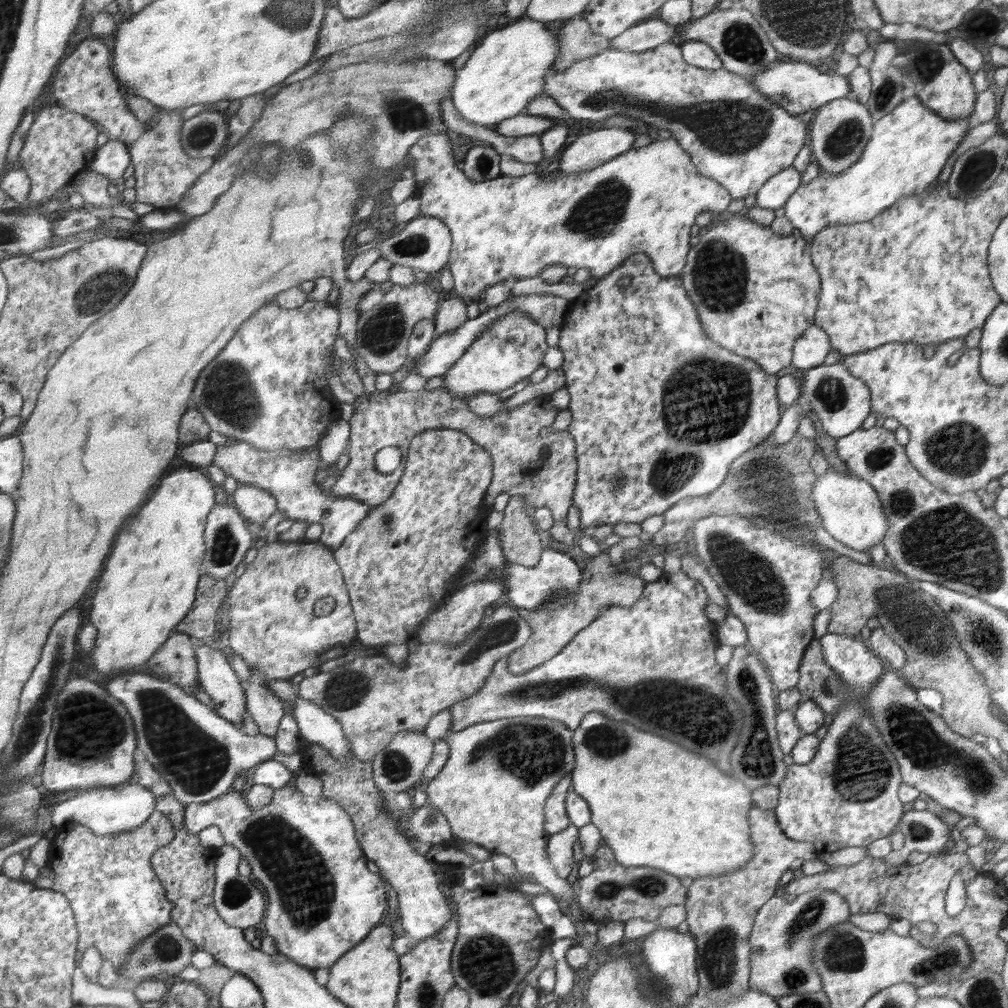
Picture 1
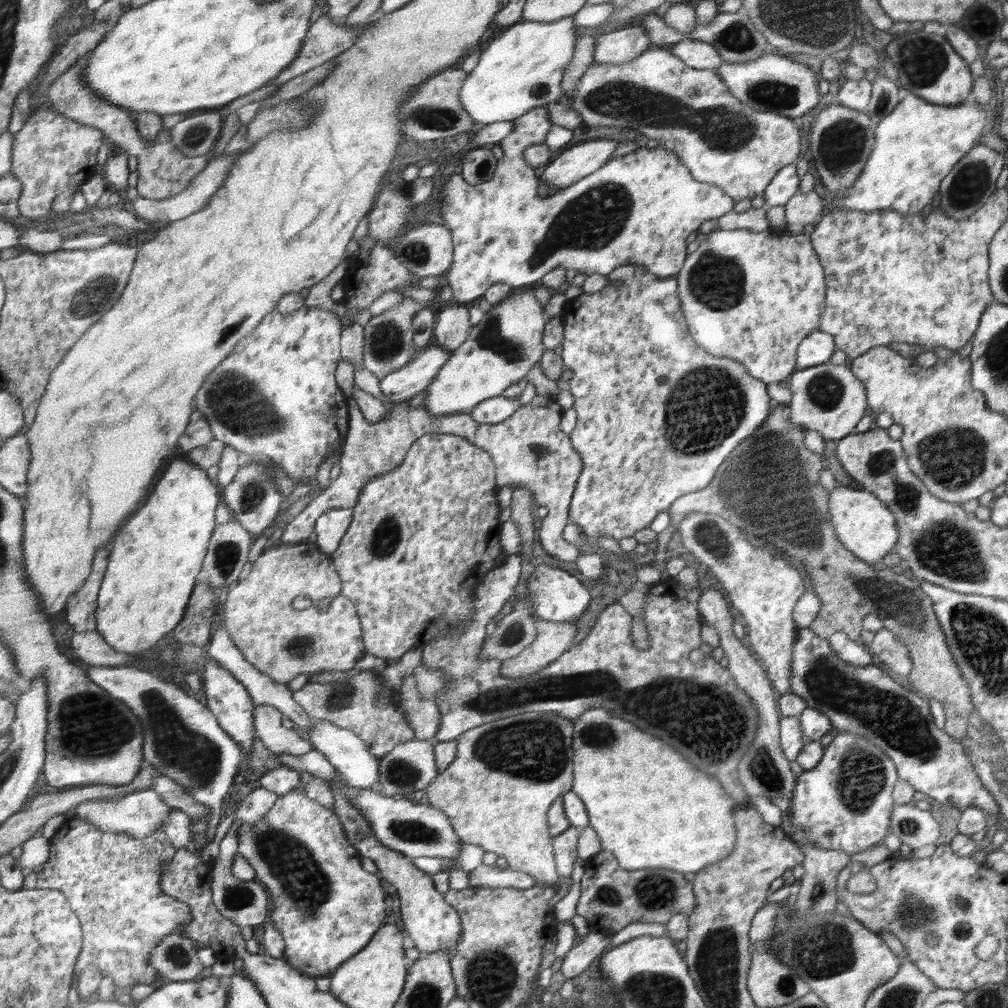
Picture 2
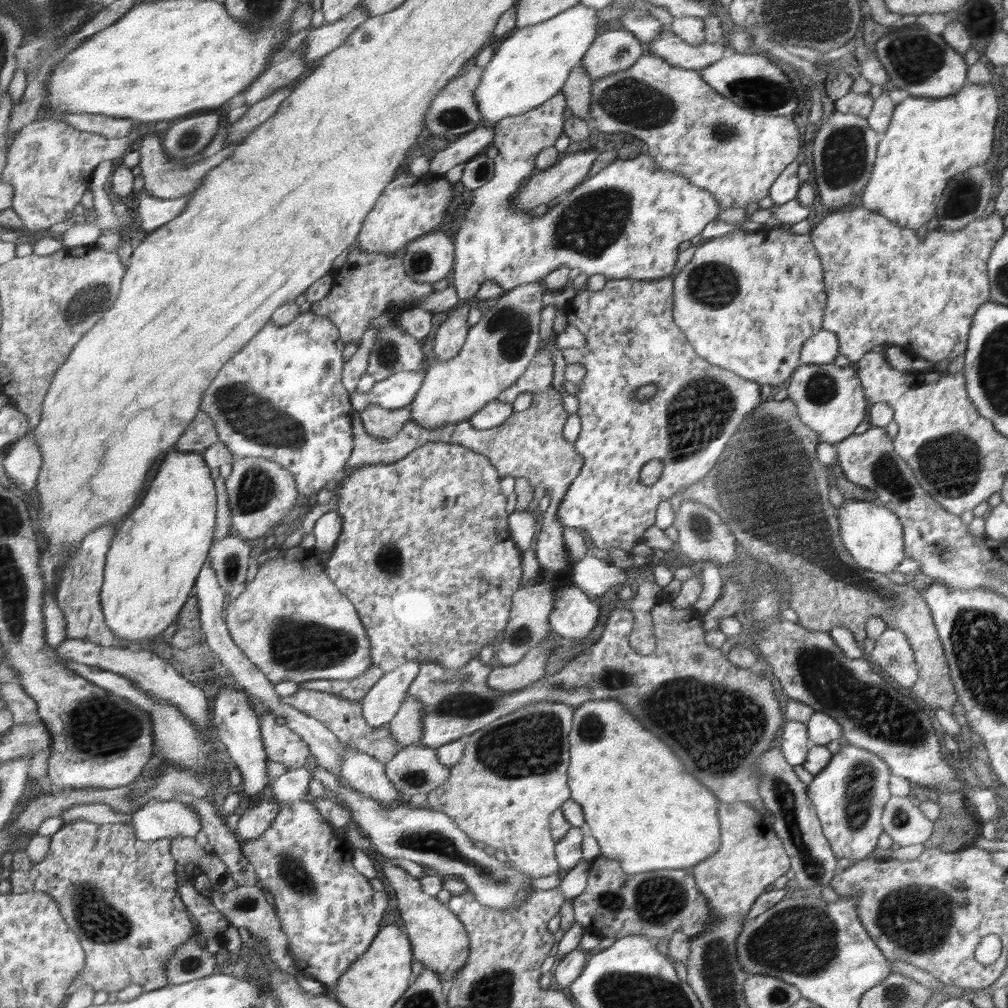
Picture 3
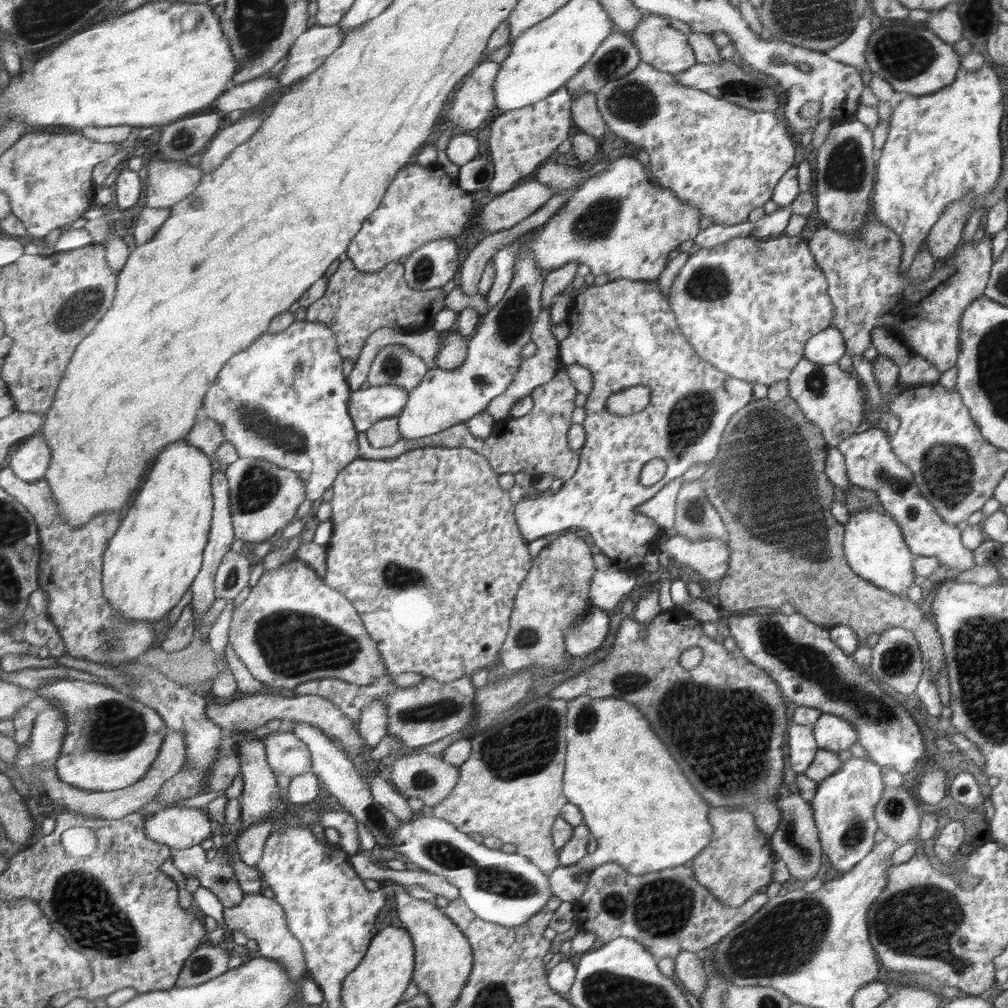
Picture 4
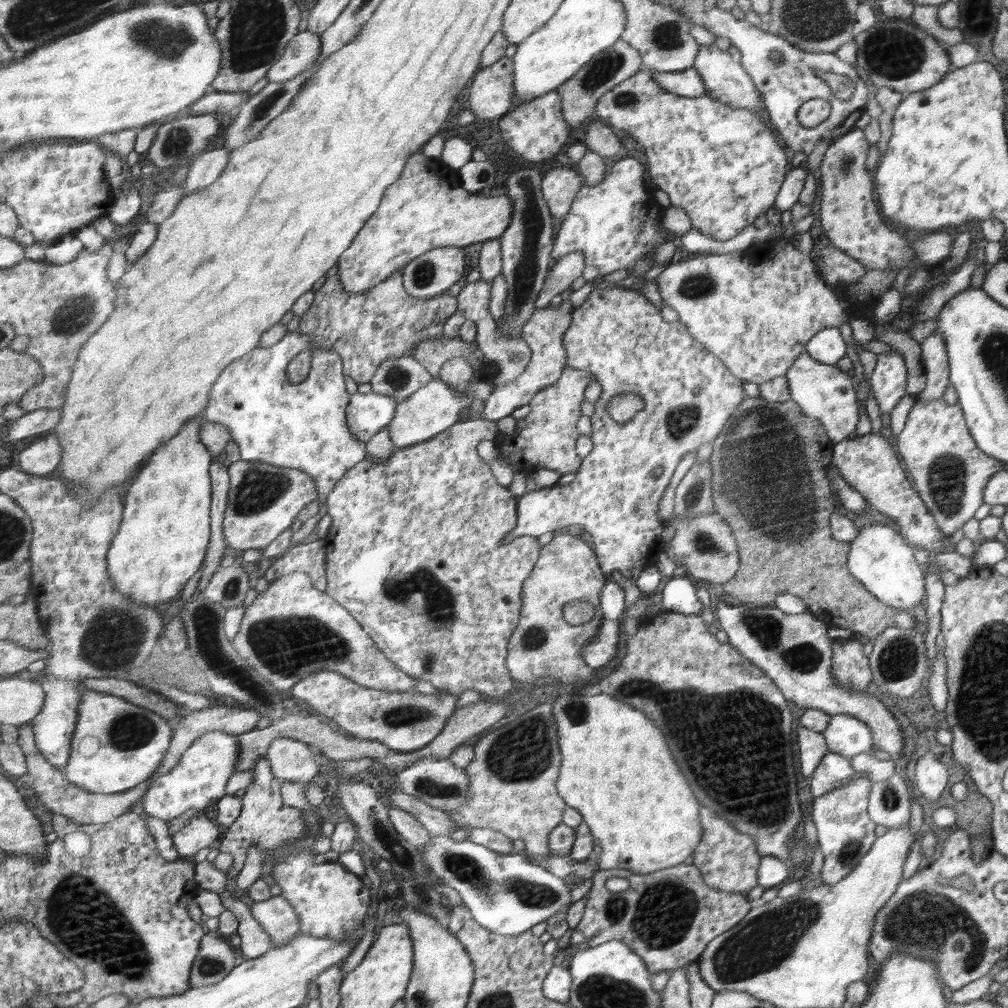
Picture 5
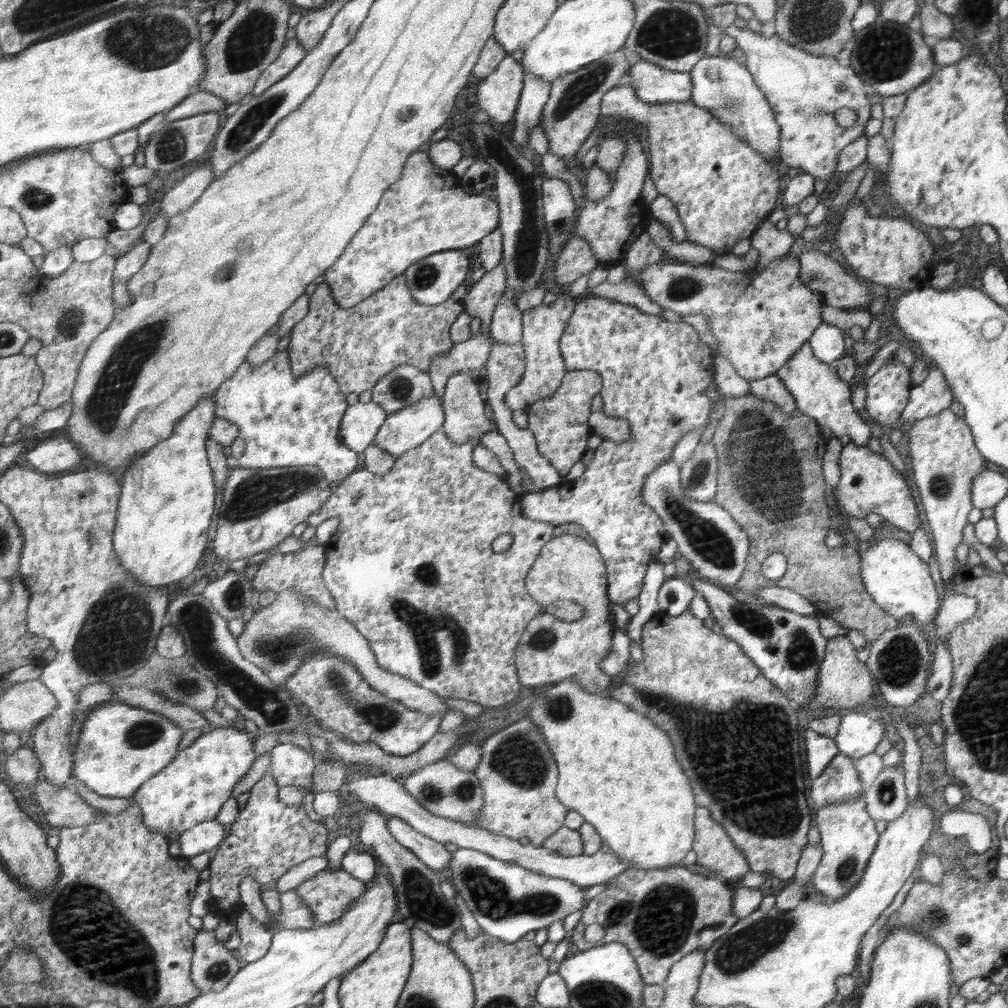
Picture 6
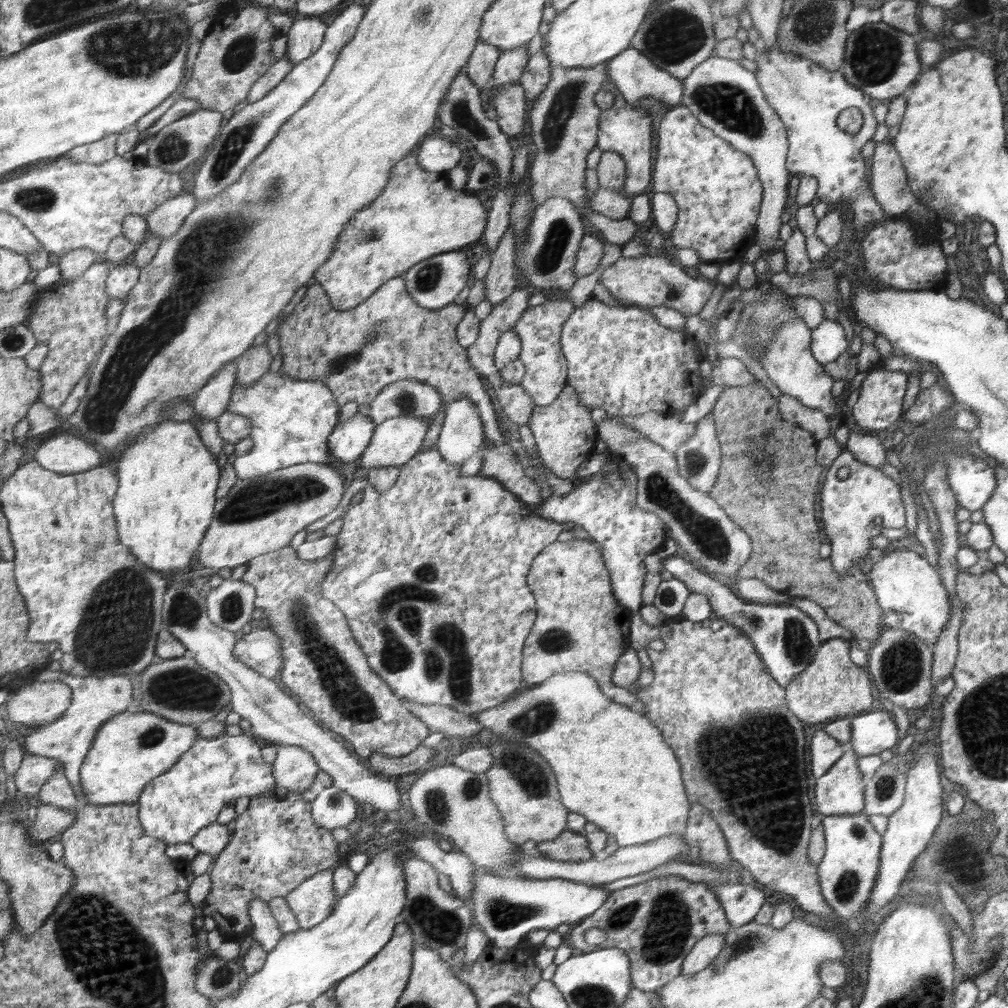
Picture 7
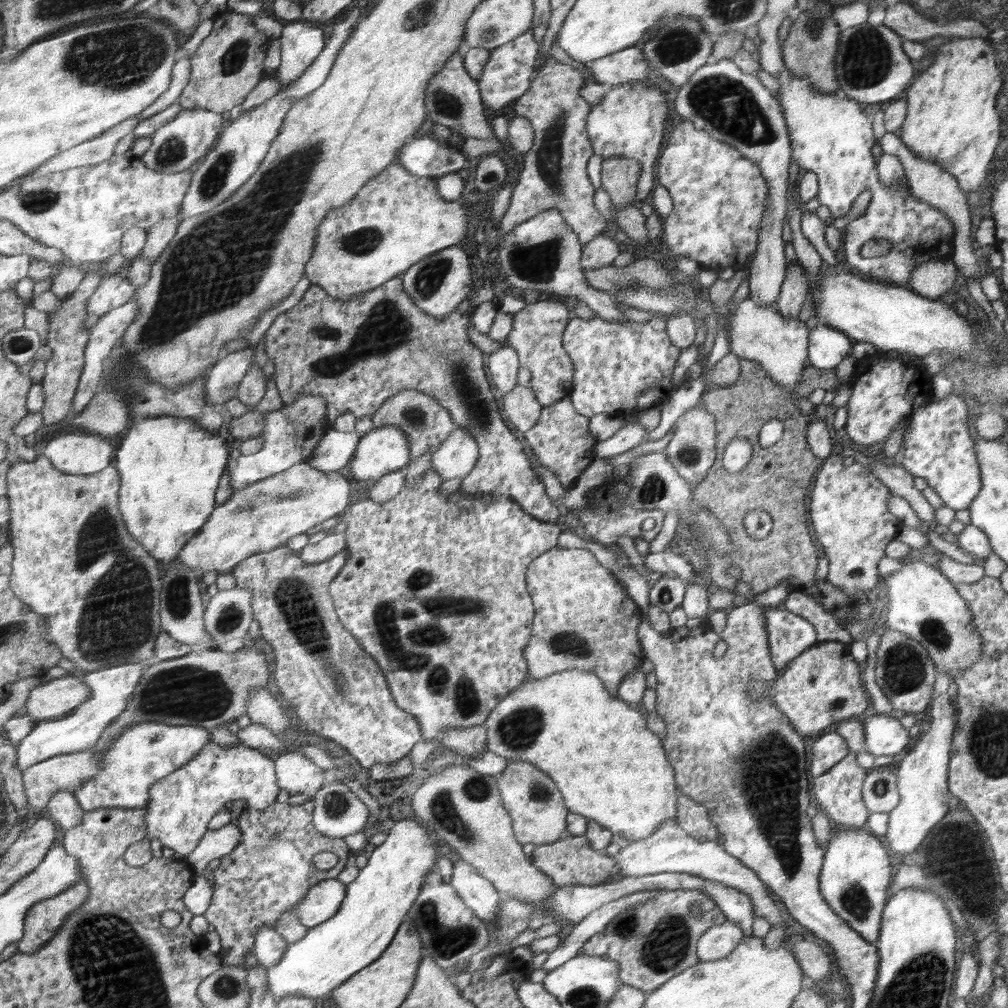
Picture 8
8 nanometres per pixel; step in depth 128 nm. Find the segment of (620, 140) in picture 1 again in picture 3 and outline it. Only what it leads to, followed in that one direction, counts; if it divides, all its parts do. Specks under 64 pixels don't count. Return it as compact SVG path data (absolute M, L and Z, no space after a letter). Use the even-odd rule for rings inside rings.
M596 149L563 154L552 168L531 176L530 180L520 190L518 197L515 198L515 208L533 210L533 208L540 206L540 204L554 203L563 192L570 192L570 190L576 187L578 182L584 180L586 173L590 170L591 165L594 164L598 154Z

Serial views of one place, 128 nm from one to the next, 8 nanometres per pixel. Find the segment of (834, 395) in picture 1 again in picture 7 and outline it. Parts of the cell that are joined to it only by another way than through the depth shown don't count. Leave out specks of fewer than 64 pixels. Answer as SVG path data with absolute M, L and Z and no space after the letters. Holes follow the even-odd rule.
M801 318L790 321L780 332L776 332L776 338L772 338L772 344L767 346L762 367L783 394L797 398L804 406L825 412L826 416L834 416L838 414L838 406L834 406L834 398L830 396L834 378L828 375L825 366L816 360L811 345L809 326ZM850 433L850 438L846 445L860 462L870 463L872 466L881 466L887 462L885 443L882 436L876 434L856 434Z

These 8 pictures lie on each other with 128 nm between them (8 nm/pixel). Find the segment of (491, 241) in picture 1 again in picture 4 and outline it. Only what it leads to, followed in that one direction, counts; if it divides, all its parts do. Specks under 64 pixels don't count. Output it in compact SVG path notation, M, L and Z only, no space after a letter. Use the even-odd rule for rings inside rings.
M564 86L551 97L544 98L535 105L501 113L491 122L489 147L492 150L495 173L487 189L492 194L506 193L509 188L516 187L526 173L540 166L572 135L574 129L574 124L570 121L572 100L570 92ZM620 157L608 166L602 166L602 171L586 179L564 206L548 222L533 232L527 231L514 242L503 246L491 258L495 266L495 279L488 291L488 307L494 308L506 296L514 278L515 260L520 249L530 249L536 264L545 273L559 269L569 262L586 264L594 275L608 274L610 281L628 279L631 281L655 281L666 266L668 254L682 242L693 240L700 233L699 206L691 206L683 202L675 190L656 182L648 166L640 162L638 157Z

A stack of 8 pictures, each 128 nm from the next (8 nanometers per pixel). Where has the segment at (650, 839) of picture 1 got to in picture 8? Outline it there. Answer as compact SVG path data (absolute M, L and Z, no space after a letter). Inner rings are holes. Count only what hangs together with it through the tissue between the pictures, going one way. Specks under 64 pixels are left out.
M565 670L560 674L554 674L552 678L534 679L532 682L526 682L524 686L520 686L520 690L516 690L516 694L507 695L508 698L504 697L504 702L499 702L500 706L495 706L496 710L492 709L492 718L487 718L484 724L487 727L487 750L505 756L507 760L531 762L544 771L556 784L558 791L562 792L563 800L567 803L571 813L584 816L588 820L594 820L594 822L600 823L600 826L613 830L618 834L620 842L627 844L651 837L660 825L677 817L679 799L678 794L676 794L677 783L674 766L671 765L670 761L666 762L666 754L660 746L660 737L652 734L646 728L646 722L642 718L643 714L632 710L623 699L610 694L606 684L596 674L590 674L585 670Z

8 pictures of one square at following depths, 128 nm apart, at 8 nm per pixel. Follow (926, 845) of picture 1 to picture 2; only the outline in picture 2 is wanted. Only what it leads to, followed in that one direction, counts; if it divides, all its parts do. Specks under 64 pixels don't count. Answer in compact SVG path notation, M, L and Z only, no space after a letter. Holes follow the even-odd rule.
M917 802L895 804L890 832L900 839L900 843L912 849L935 844L940 834L940 825L932 817L932 806Z

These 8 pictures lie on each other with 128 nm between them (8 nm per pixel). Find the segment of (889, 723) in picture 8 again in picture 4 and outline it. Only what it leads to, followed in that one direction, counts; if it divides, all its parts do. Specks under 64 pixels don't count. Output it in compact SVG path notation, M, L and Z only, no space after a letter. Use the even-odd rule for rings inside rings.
M821 713L821 717L813 724L814 738L819 749L826 749L838 752L852 748L852 745L859 740L859 735L855 726L848 722L845 717L839 717L835 714Z

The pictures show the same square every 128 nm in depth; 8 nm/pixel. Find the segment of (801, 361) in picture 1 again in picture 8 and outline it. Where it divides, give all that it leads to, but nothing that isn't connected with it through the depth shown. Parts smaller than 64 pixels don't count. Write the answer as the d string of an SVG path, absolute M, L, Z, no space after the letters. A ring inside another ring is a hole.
M818 323L810 334L809 364L816 369L832 370L850 356L850 348L852 344L844 332Z

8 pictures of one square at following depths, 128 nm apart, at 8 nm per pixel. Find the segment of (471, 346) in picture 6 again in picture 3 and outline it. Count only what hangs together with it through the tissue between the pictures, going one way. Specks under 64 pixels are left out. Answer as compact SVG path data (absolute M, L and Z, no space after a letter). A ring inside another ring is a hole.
M377 325L370 328L360 339L358 350L348 359L347 365L344 366L343 385L350 394L356 390L356 384L363 374L366 374L366 364L370 359L372 347L376 343L376 335L378 335Z

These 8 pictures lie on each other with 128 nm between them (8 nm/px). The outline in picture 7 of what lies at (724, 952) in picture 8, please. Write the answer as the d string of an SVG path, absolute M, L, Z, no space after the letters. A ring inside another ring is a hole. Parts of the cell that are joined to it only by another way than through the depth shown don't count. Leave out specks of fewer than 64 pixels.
M724 933L707 934L687 954L683 962L683 970L680 975L688 976L703 971L723 949L725 943Z

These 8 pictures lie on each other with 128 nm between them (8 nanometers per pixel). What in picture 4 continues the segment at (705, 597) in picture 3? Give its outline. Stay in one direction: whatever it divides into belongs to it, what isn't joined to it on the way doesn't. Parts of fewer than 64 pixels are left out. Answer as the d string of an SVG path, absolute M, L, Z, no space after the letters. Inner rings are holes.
M677 534L665 543L660 543L657 551L666 552L676 561L690 566L707 582L722 580L729 569L730 545L720 539L689 539Z

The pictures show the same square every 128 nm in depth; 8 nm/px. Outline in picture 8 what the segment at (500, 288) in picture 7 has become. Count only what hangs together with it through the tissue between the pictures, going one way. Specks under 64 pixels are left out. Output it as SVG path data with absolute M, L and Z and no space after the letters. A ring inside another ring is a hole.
M550 56L541 65L527 94L517 100L513 116L521 116L531 122L535 140L524 156L524 168L502 217L498 238L552 208L559 210L571 231L579 236L582 247L608 231L606 219L598 212L594 202L596 187L587 174L587 162L593 149L587 134L592 105L583 98L584 84L586 79L580 71Z

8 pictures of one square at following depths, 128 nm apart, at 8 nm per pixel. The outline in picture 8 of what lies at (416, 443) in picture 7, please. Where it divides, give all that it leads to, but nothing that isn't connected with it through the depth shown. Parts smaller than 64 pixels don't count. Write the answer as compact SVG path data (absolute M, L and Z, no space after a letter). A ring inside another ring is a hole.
M387 425L367 433L360 441L356 454L348 464L349 474L355 480L379 480L410 462L411 438L398 427Z

